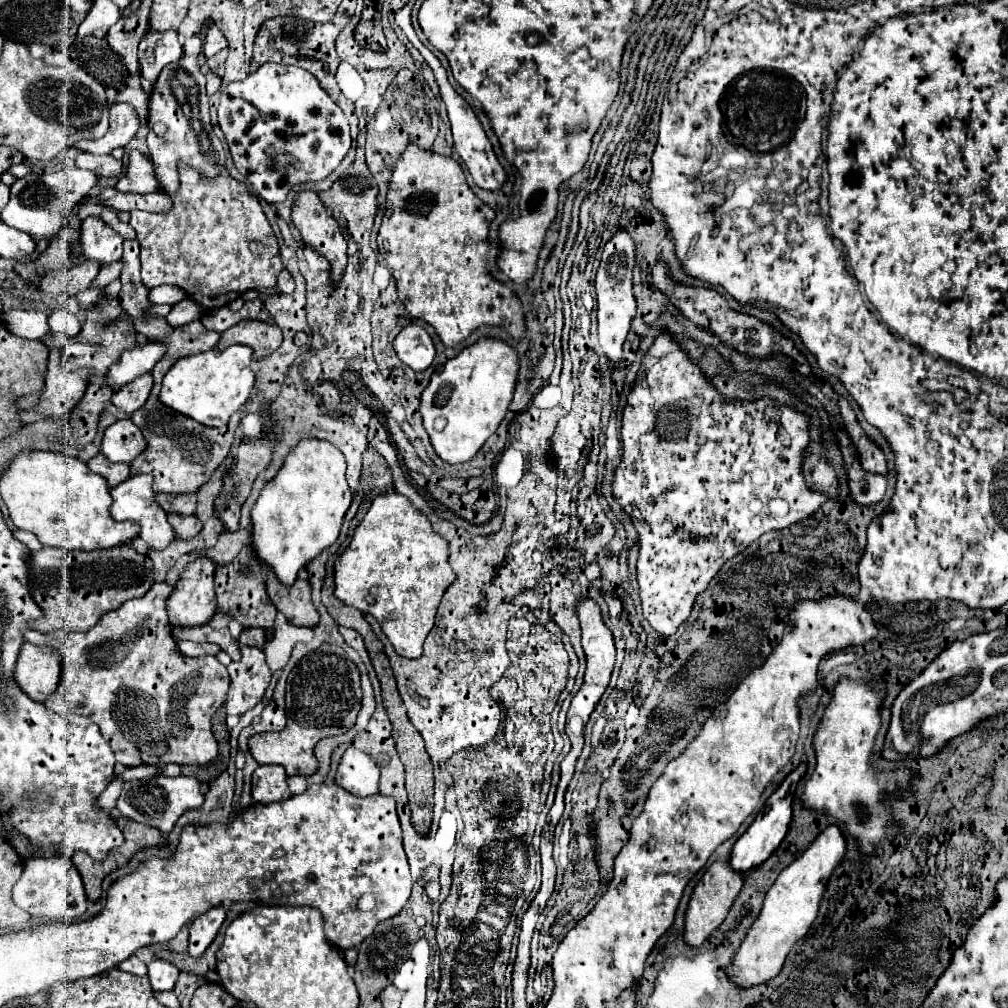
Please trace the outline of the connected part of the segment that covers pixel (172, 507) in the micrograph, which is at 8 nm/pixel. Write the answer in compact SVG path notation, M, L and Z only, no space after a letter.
M155 494L155 502L167 514L193 514L197 506L197 496L171 496L171 494Z

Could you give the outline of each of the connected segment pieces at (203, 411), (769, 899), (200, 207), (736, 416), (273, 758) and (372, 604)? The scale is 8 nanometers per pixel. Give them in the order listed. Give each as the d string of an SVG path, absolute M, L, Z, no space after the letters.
M229 346L223 352L213 348L181 358L165 374L159 400L199 424L219 428L227 424L229 416L237 412L249 398L249 392L255 384L255 362L251 360L251 354L253 352L249 346Z
M831 824L825 830L821 830L819 836L809 844L809 848L777 876L777 880L765 896L759 918L747 932L741 948L737 950L731 966L727 968L727 974L733 984L755 986L779 974L789 950L795 946L797 940L801 940L807 934L807 930L815 922L819 902L827 890L827 882L833 870L841 866L845 848L847 840L843 832L839 830L839 826Z
M185 164L179 166L181 188L171 198L175 204L169 212L149 214L149 212L131 212L131 228L137 232L137 242L141 246L141 280L147 288L159 284L175 284L185 290L203 308L221 308L227 306L233 298L239 298L245 290L255 288L273 288L279 272L283 270L279 258L279 244L271 230L269 220L263 214L259 198L249 192L249 188L235 180L221 176L211 184L203 184L199 174Z
M659 332L657 340L653 342L653 346L649 348L647 356L643 358L643 366L637 374L637 384L629 394L625 412L623 412L623 448L625 454L621 458L621 464L615 470L615 480L613 480L613 492L615 492L615 500L625 508L625 512L631 514L631 520L639 532L639 540L641 540L641 550L639 550L639 562L637 562L637 576L639 576L639 590L641 590L641 606L643 606L643 616L649 620L649 624L669 636L673 634L679 624L691 614L693 602L697 598L697 594L701 594L711 578L721 570L721 566L737 556L749 544L755 542L761 535L769 530L783 530L795 522L801 522L805 518L809 518L823 502L827 502L827 496L823 494L815 494L807 488L803 472L801 472L801 454L809 444L809 418L805 414L795 412L793 408L779 408L779 422L769 422L765 418L765 408L775 404L773 400L757 400L757 402L725 402L723 396L719 396L717 390L713 390L713 386L707 382L707 376L699 370L697 364L693 364L681 350L681 346L667 334L667 332Z
M315 626L315 636L307 644L307 654L299 660L299 668L293 668L287 678L287 726L281 732L265 732L255 734L249 738L249 752L259 764L281 764L287 772L287 776L303 774L309 776L317 770L317 760L313 756L313 746L327 736L337 736L347 732L357 718L357 712L361 708L361 684L359 684L359 668L349 656L349 648L341 634L339 626L335 632L329 632L327 626Z
M381 494L355 528L351 544L335 560L335 598L371 614L397 654L419 658L423 642L435 626L439 602L455 580L447 558L449 544L433 532L427 516L403 494Z

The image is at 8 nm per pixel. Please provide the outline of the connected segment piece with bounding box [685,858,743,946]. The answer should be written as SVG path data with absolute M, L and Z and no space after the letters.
M729 858L715 860L709 866L709 870L703 874L699 884L695 886L693 896L689 900L687 914L685 914L685 940L689 946L703 944L703 940L725 920L725 916L727 916L735 896L741 892L741 888L743 888L743 874L733 872L729 868Z

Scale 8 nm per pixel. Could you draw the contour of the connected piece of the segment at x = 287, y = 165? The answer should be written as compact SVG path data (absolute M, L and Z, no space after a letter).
M267 62L245 80L231 82L221 92L217 116L235 168L251 186L251 190L269 204L283 202L295 184L325 180L351 148L349 122L343 110L329 98L313 74L297 66Z

